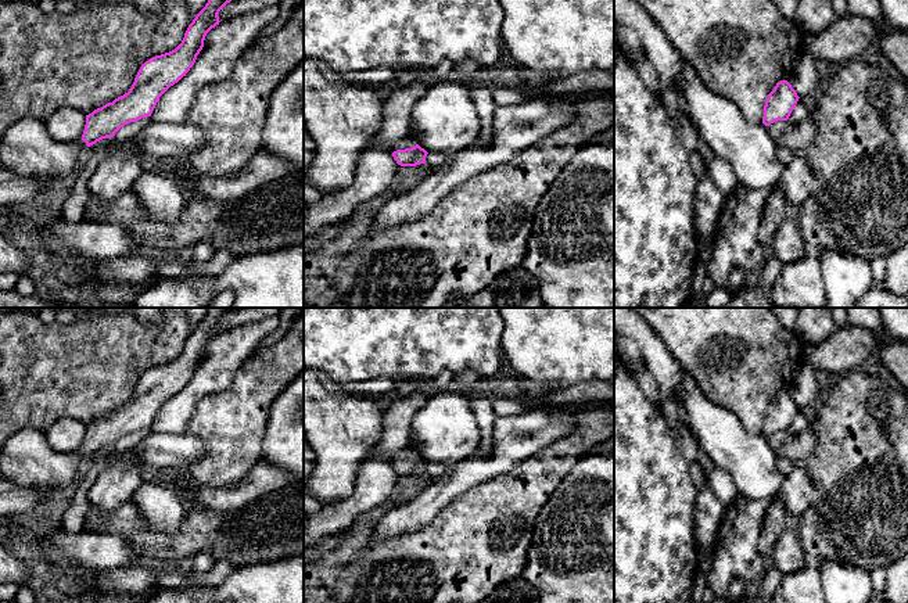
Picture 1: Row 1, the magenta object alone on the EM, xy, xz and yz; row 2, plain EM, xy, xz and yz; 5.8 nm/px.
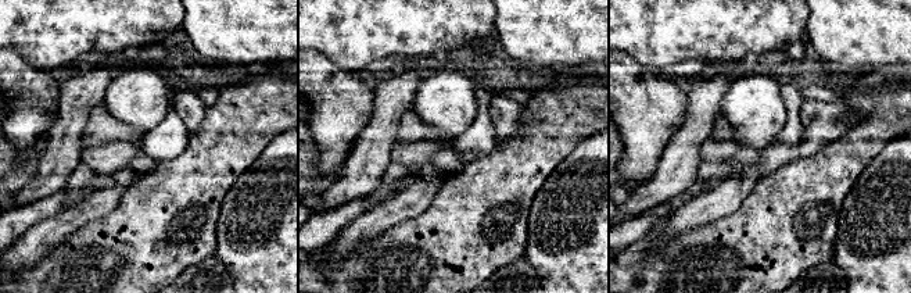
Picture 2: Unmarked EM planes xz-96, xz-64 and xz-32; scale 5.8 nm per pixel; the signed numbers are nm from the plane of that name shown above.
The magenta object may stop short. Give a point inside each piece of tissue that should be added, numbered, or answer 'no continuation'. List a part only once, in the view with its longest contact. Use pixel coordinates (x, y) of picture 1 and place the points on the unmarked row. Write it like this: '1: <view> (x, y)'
1: xz (406, 453)

